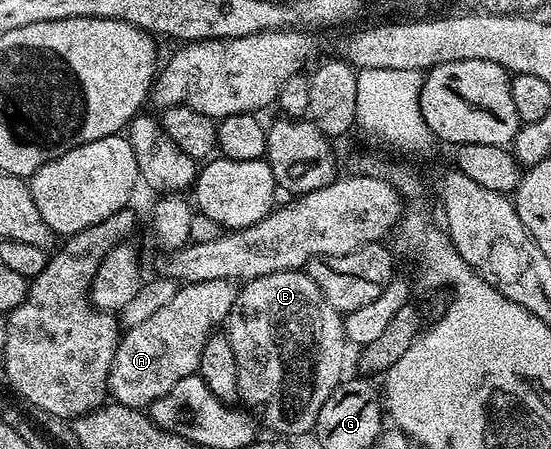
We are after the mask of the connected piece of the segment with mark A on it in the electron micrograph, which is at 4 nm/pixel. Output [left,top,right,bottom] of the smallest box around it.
[109,279,238,409]

